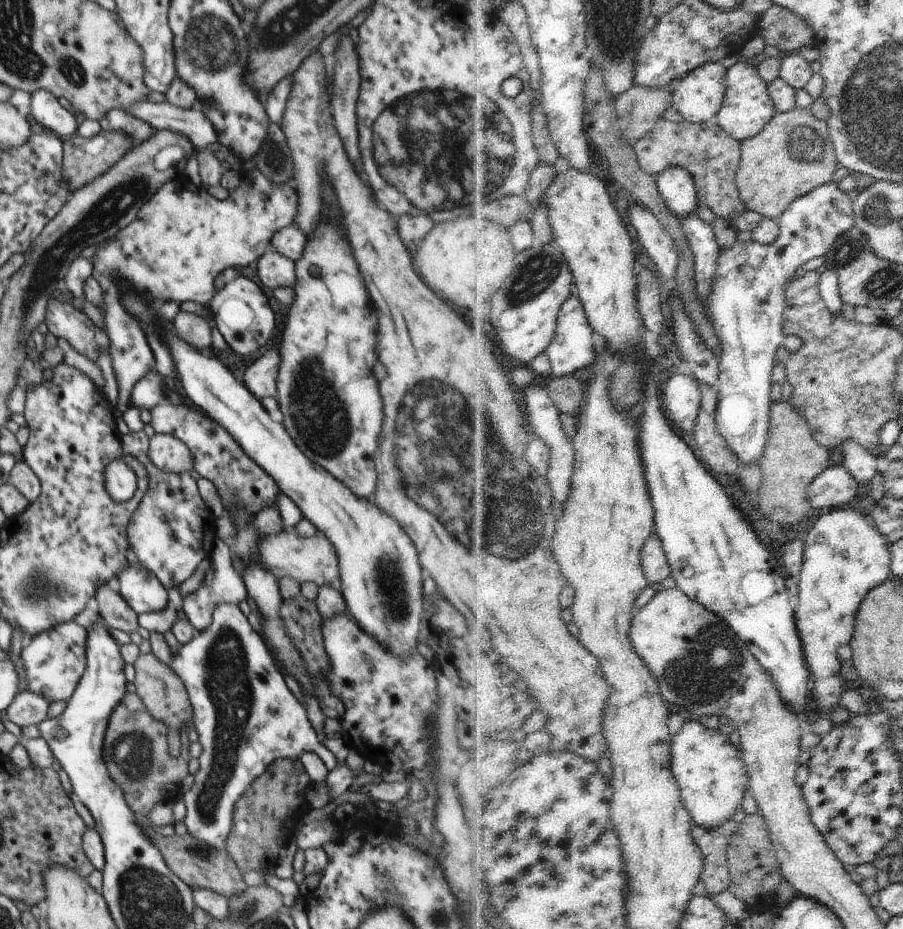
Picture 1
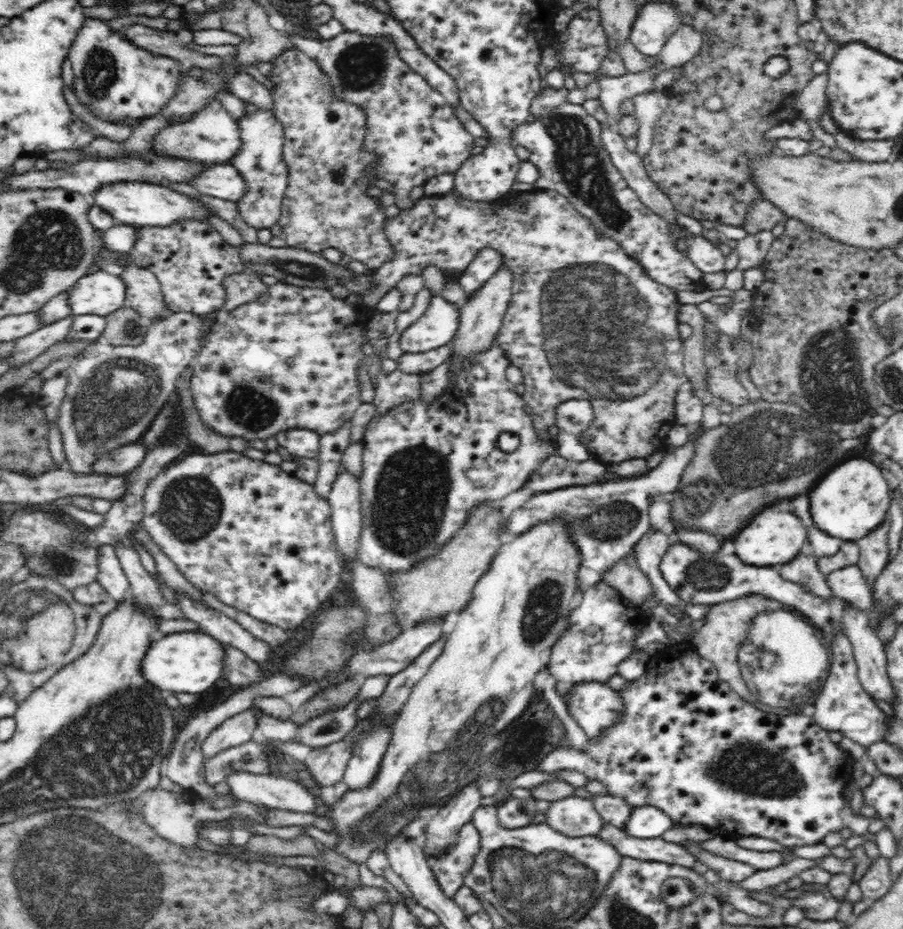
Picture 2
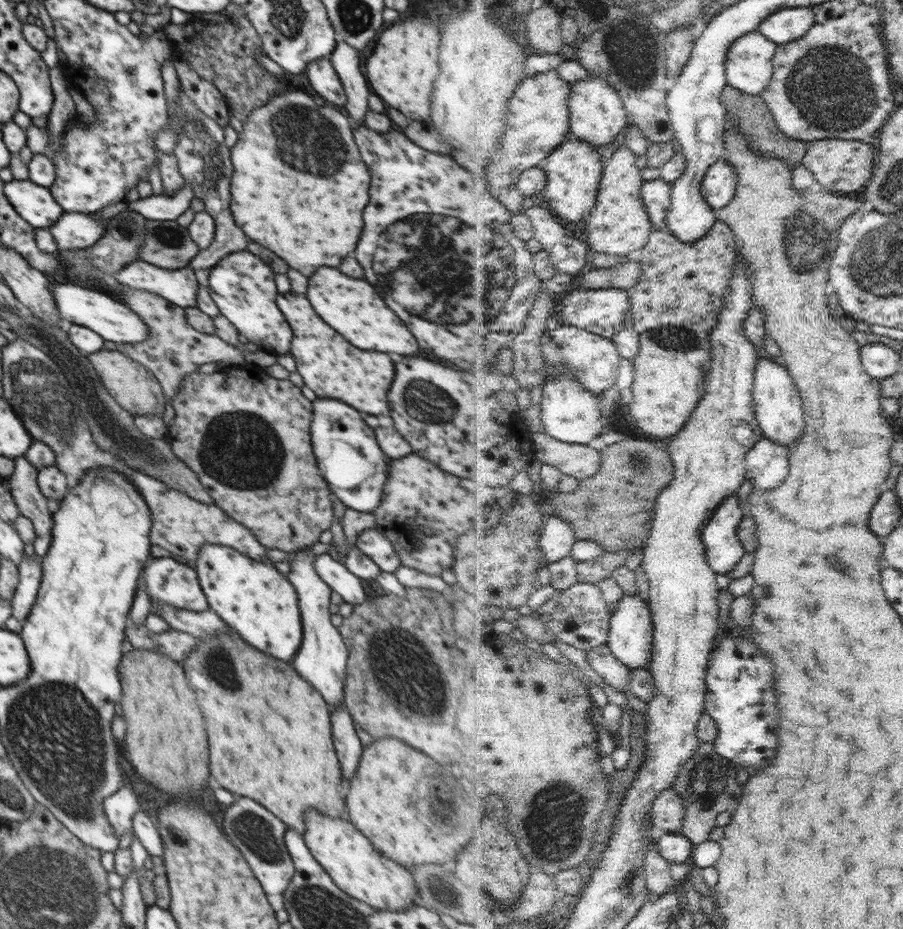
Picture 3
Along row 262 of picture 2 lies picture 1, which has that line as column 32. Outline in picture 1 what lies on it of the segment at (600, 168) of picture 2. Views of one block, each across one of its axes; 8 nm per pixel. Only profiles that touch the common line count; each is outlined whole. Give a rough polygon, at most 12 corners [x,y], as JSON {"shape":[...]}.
{"shape":[[73,621],[21,651],[27,690],[64,705],[83,675],[87,630]]}

